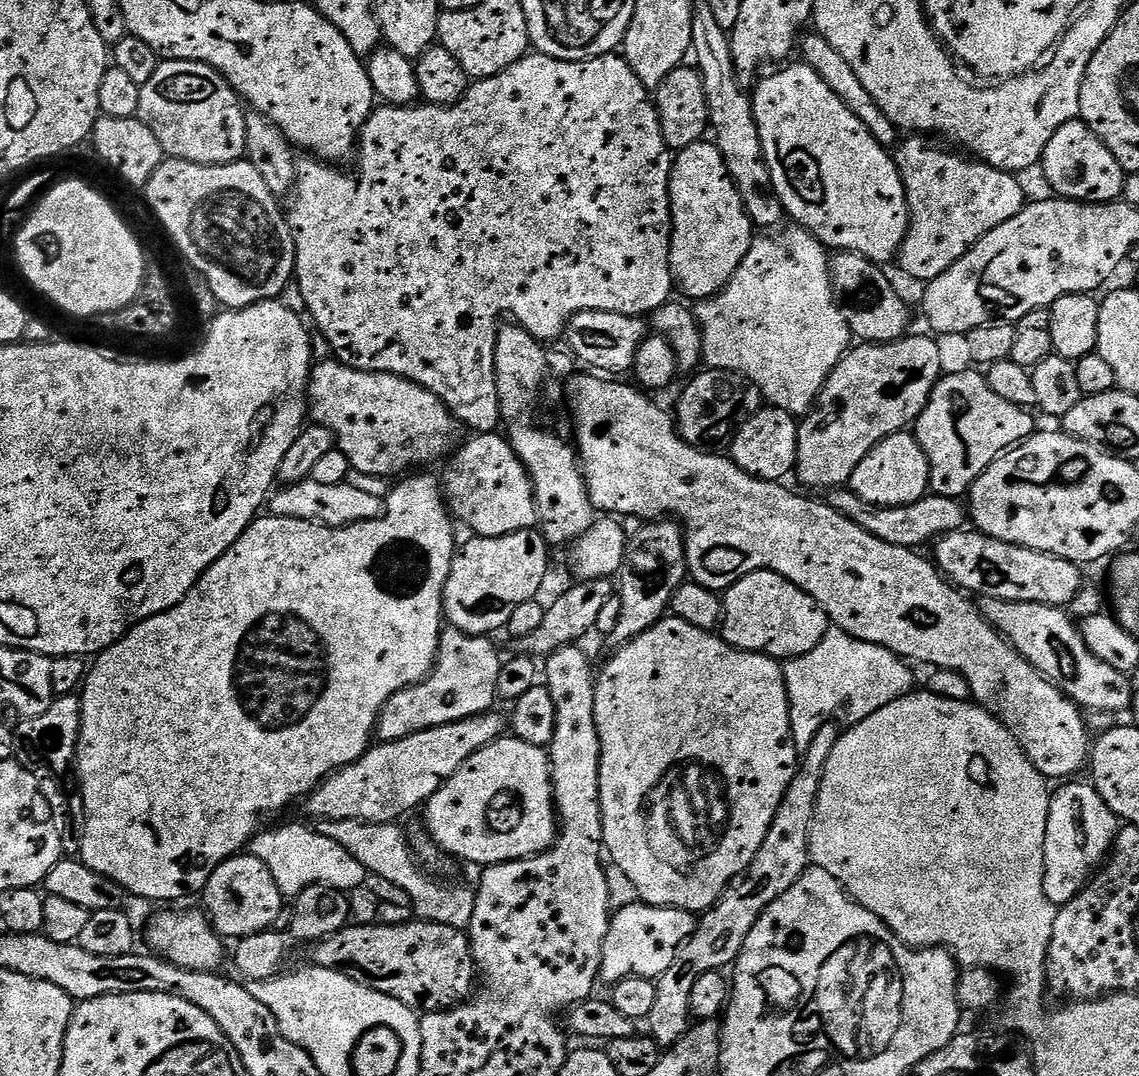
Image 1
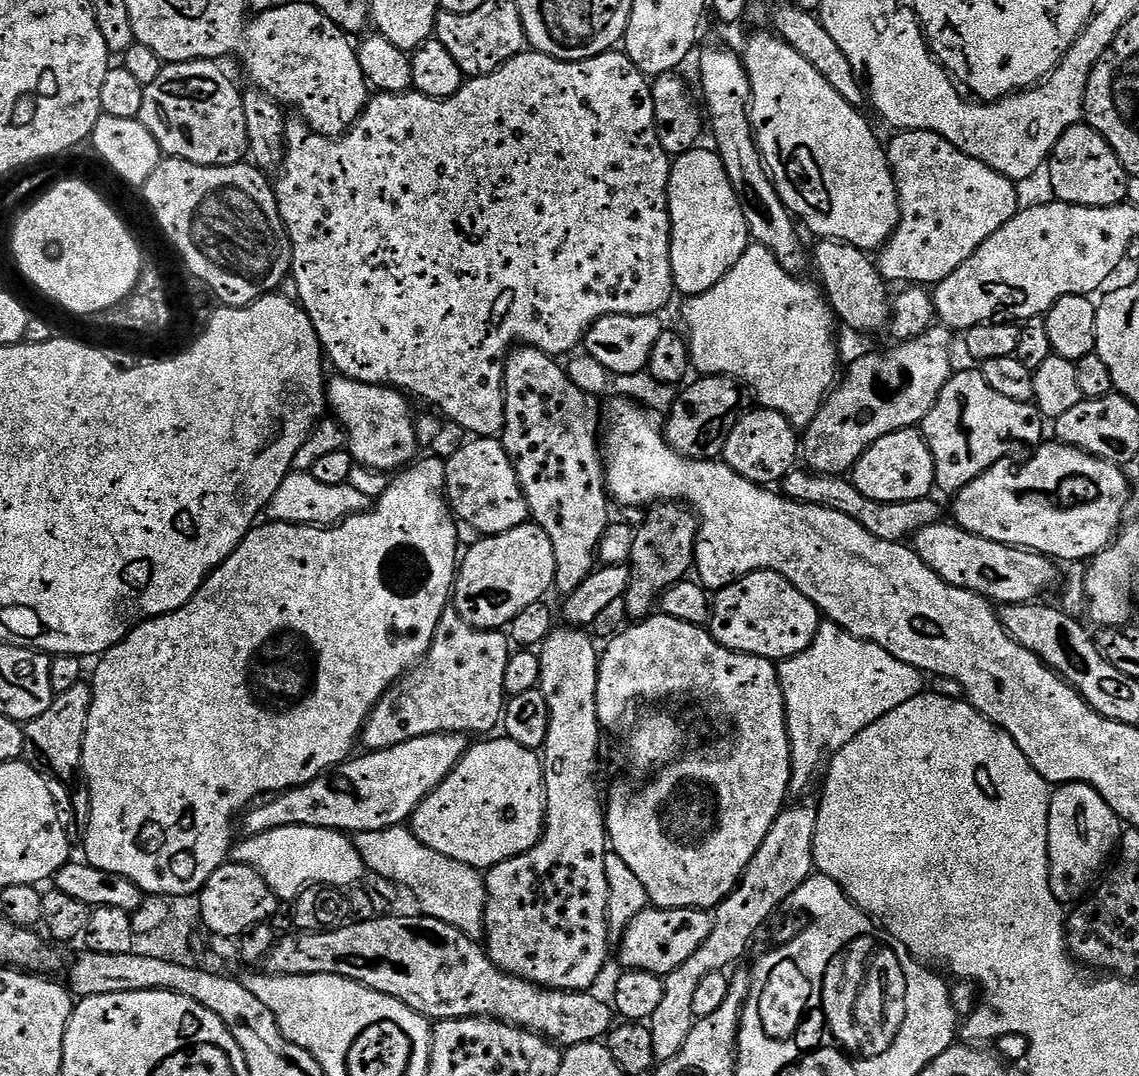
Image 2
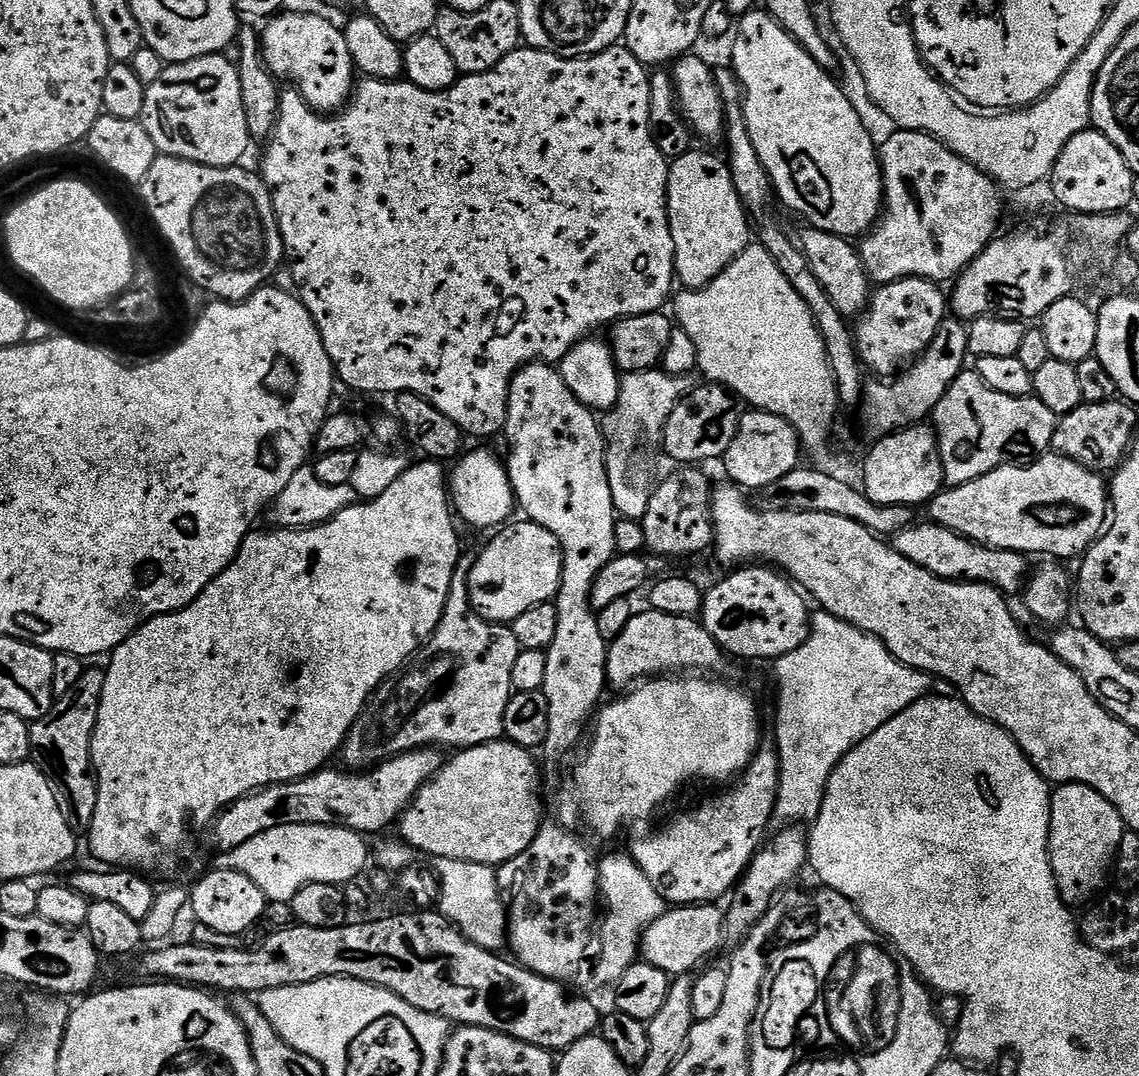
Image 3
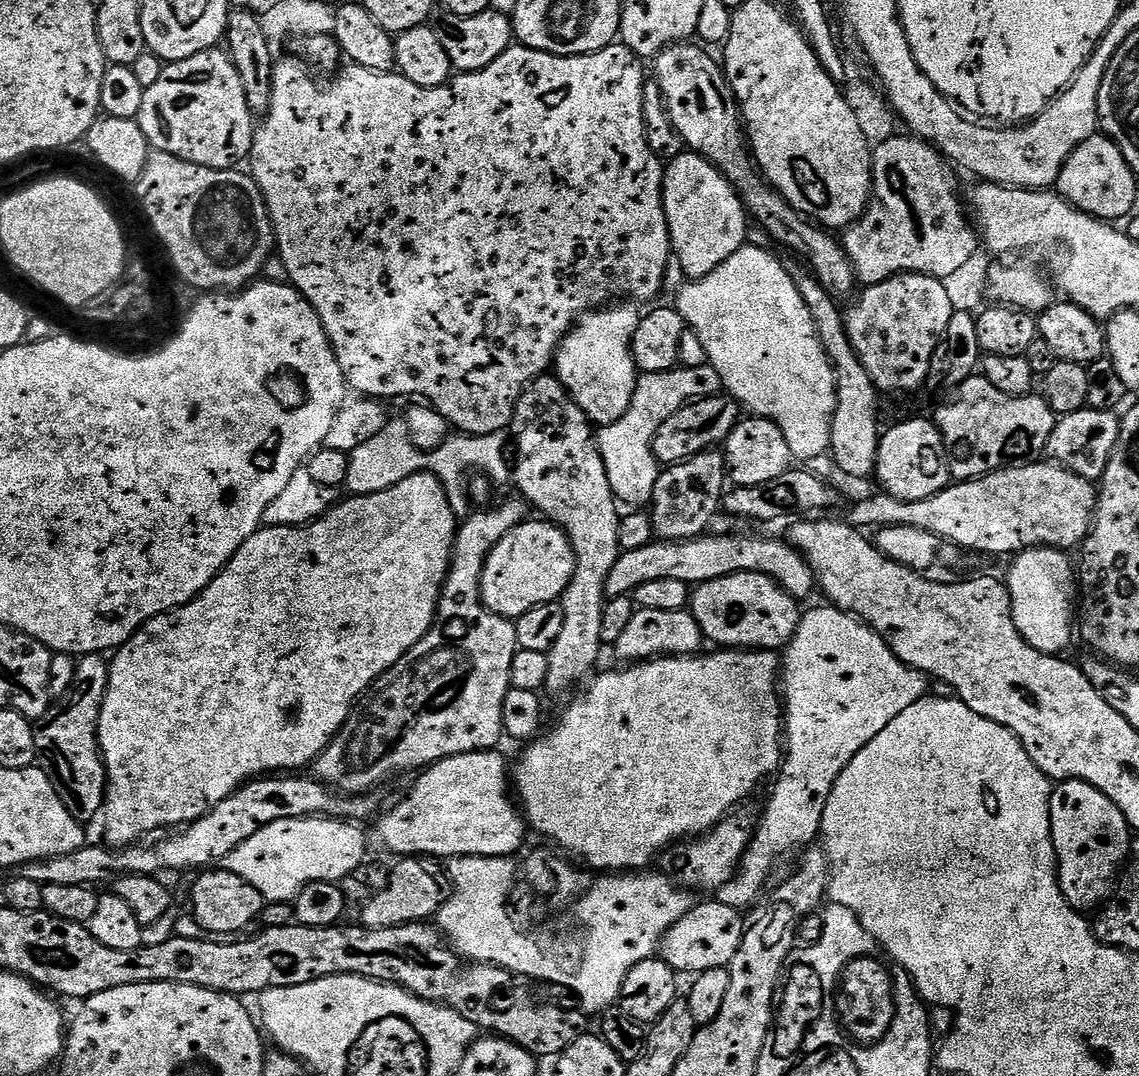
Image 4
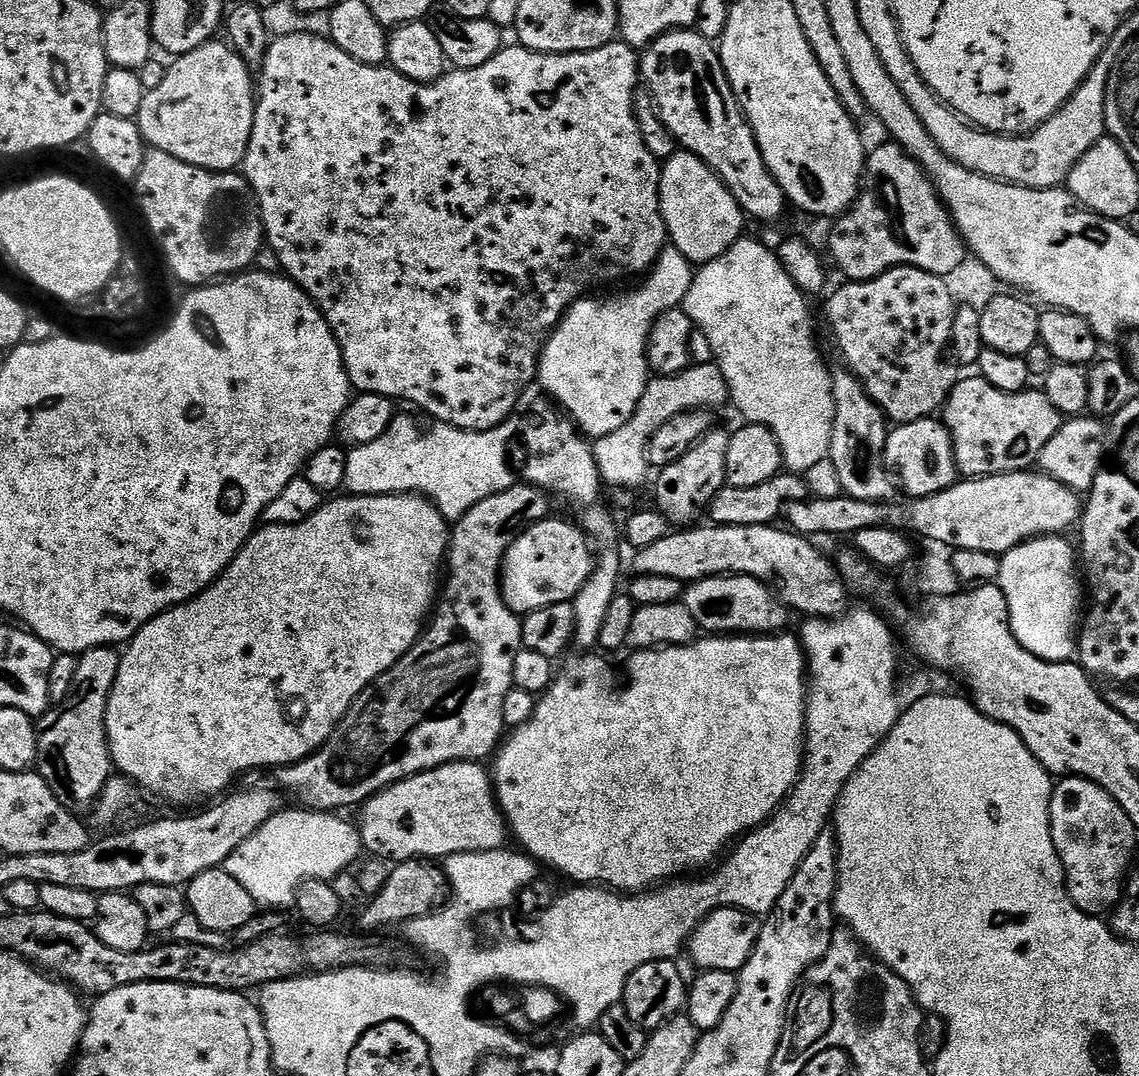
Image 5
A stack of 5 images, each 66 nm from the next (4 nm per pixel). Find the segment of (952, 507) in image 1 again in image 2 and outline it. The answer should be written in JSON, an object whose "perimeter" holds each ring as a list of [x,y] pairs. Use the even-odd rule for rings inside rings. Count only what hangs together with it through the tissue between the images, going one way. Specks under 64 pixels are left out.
{"perimeter":[[[793,470],[788,473],[782,481],[783,495],[794,502],[822,506],[826,510],[838,510],[838,514],[846,514],[846,518],[854,518],[854,522],[858,522],[862,530],[870,530],[870,534],[874,534],[874,538],[879,540],[899,544],[915,537],[918,530],[935,524],[941,519],[940,508],[935,504],[935,499],[923,496],[910,502],[883,504],[866,498],[866,494],[862,494],[862,490],[855,488],[851,479],[843,475],[825,476],[811,470],[803,471]]]}

